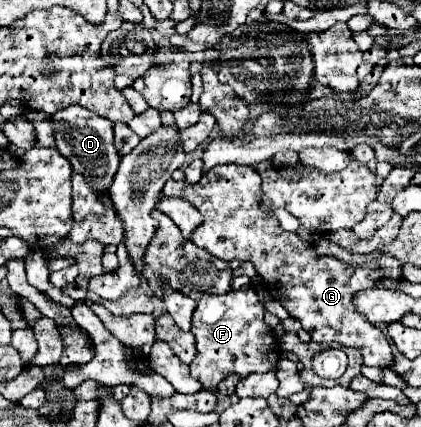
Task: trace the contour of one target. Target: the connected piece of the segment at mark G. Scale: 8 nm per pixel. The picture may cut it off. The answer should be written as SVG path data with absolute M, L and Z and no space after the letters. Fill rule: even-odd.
M217 165L217 169L205 173L195 185L169 179L161 195L183 197L197 207L204 220L193 231L191 241L215 257L223 257L223 261L251 261L259 277L269 283L267 289L275 293L280 291L281 297L289 297L282 304L290 316L300 320L302 328L311 333L315 343L335 341L345 347L355 347L363 355L363 365L385 367L393 359L391 345L379 327L371 325L367 317L361 317L353 305L353 297L363 289L379 285L383 279L401 281L403 263L395 257L379 255L373 265L347 265L331 255L317 255L311 243L303 241L297 233L283 231L273 213L259 209L259 193L261 177L257 177L253 167Z

